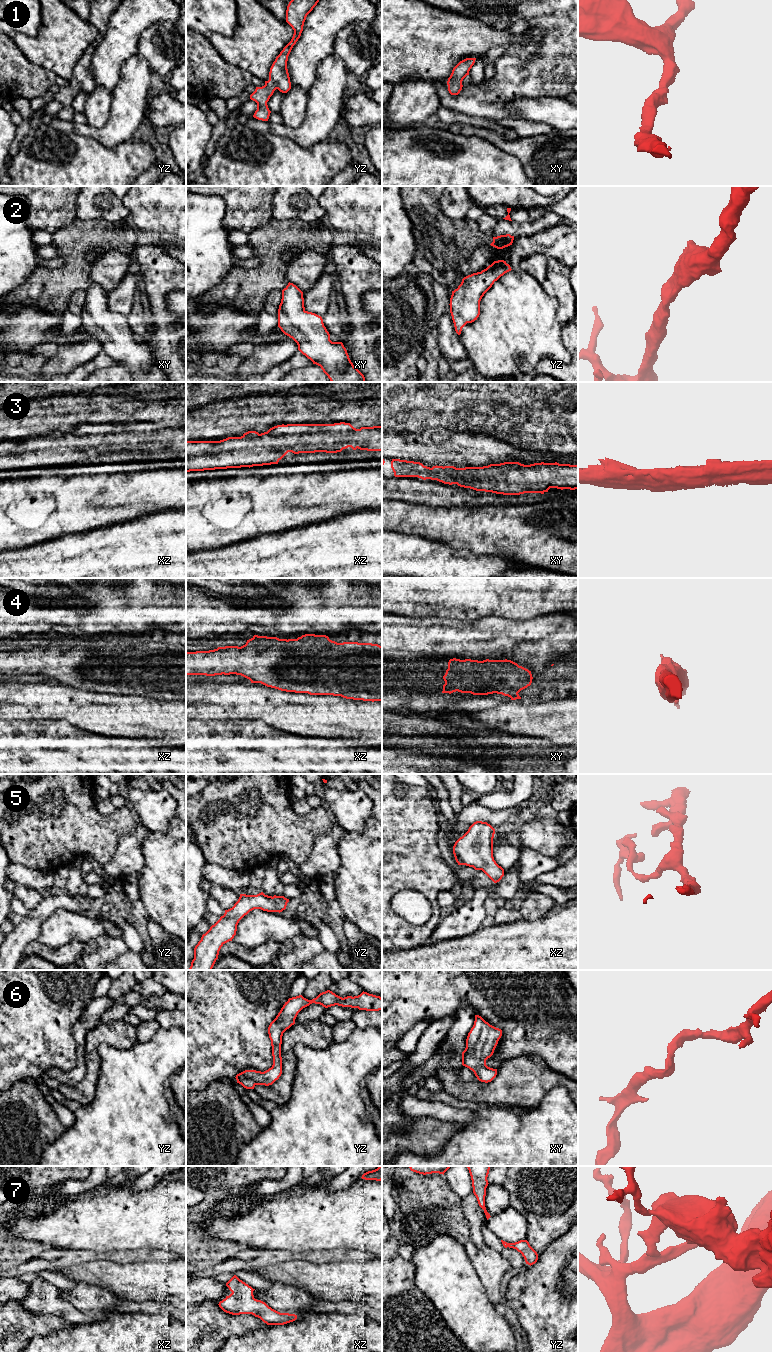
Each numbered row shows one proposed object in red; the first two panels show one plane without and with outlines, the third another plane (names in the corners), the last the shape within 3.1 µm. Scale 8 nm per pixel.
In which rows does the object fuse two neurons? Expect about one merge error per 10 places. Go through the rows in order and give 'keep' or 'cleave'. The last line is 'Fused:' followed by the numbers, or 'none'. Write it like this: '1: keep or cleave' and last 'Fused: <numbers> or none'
1: keep
2: keep
3: keep
4: keep
5: keep
6: keep
7: keep
Fused: none

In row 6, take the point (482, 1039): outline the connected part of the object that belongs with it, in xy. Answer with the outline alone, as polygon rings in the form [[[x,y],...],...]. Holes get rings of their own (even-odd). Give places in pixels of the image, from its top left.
[[[475,1015],[474,1025],[466,1039],[466,1048],[462,1052],[462,1065],[472,1070],[481,1082],[491,1082],[497,1075],[497,1069],[488,1067],[486,1060],[493,1055],[501,1036],[501,1029]]]

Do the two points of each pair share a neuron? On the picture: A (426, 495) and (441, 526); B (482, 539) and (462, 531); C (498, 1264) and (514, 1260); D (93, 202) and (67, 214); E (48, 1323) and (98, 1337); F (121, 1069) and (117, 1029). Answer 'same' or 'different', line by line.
A: different
B: same
C: different
D: different
E: different
F: different

